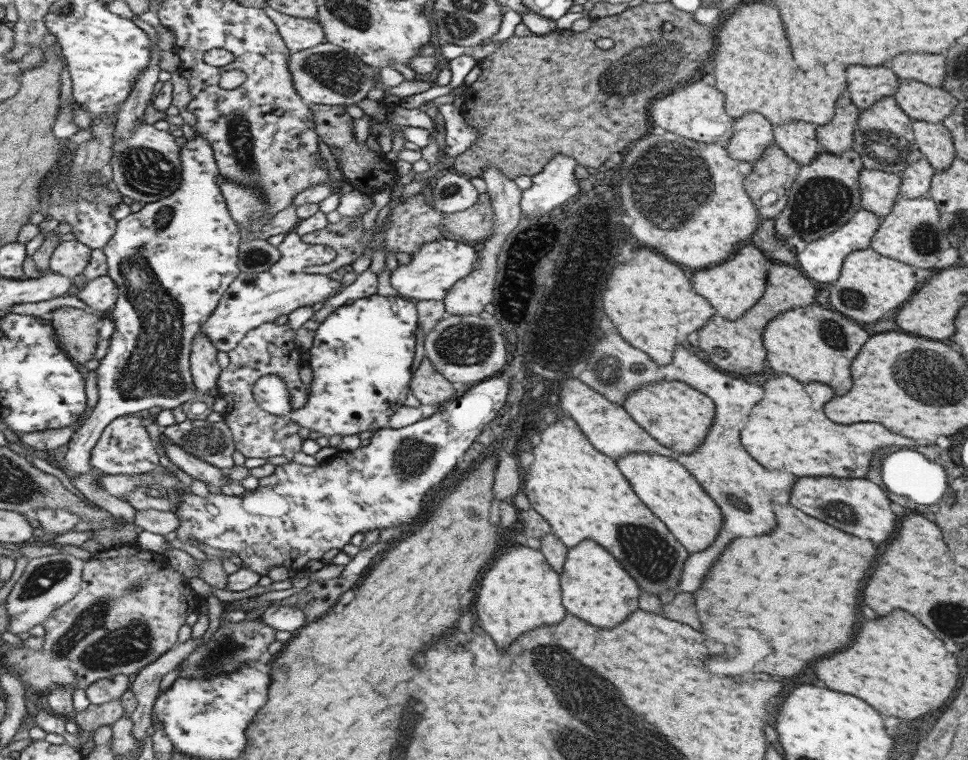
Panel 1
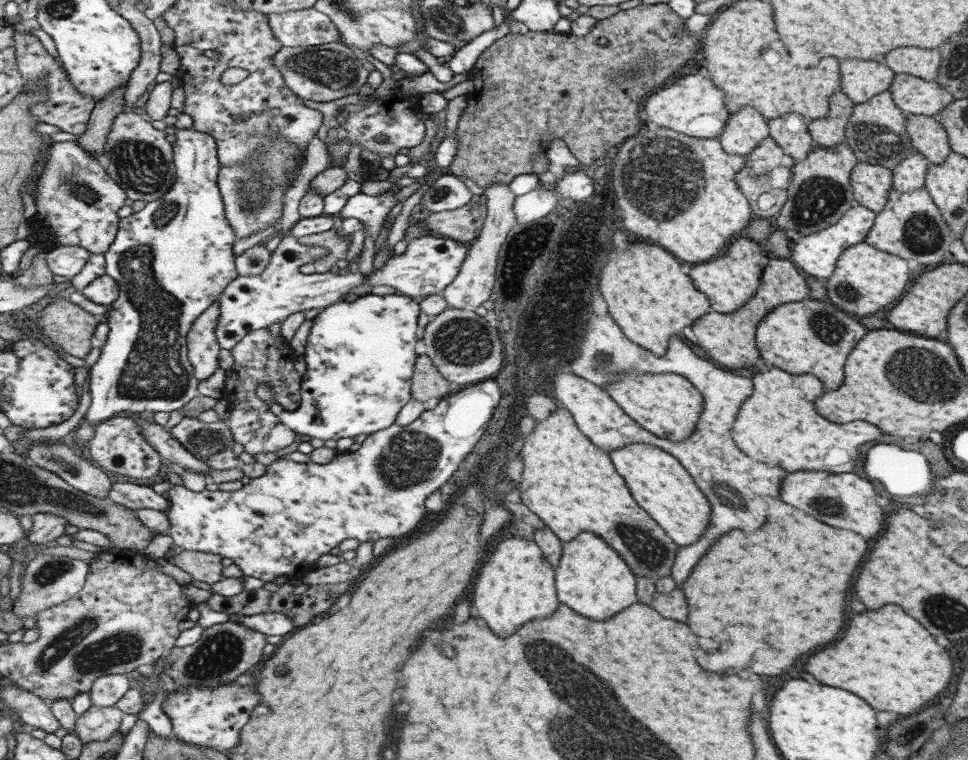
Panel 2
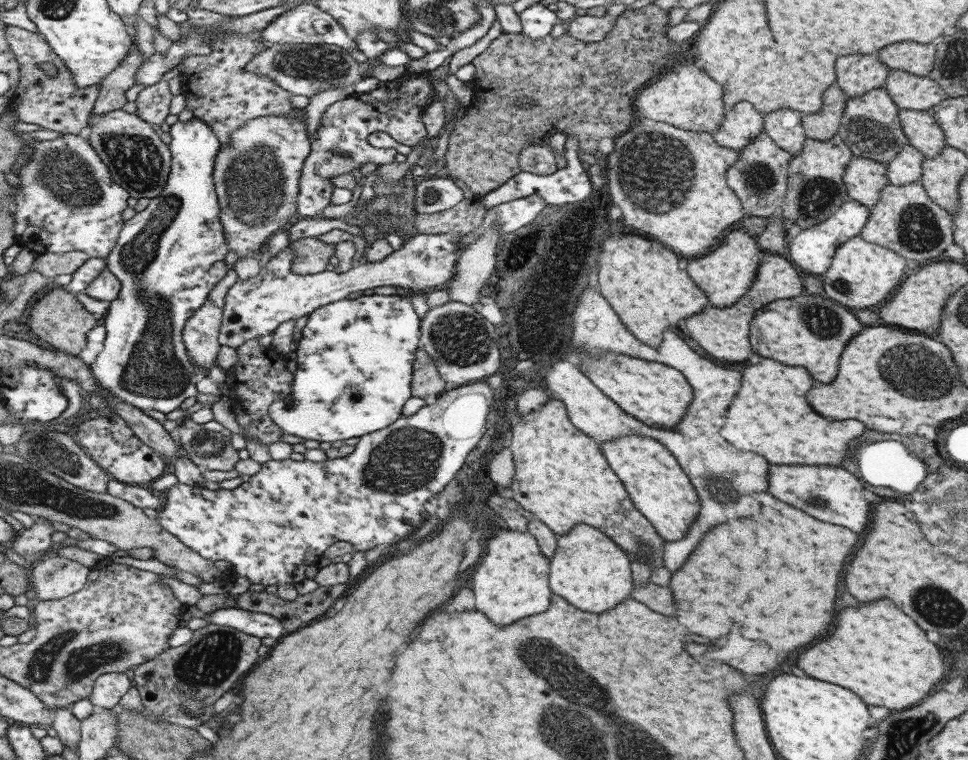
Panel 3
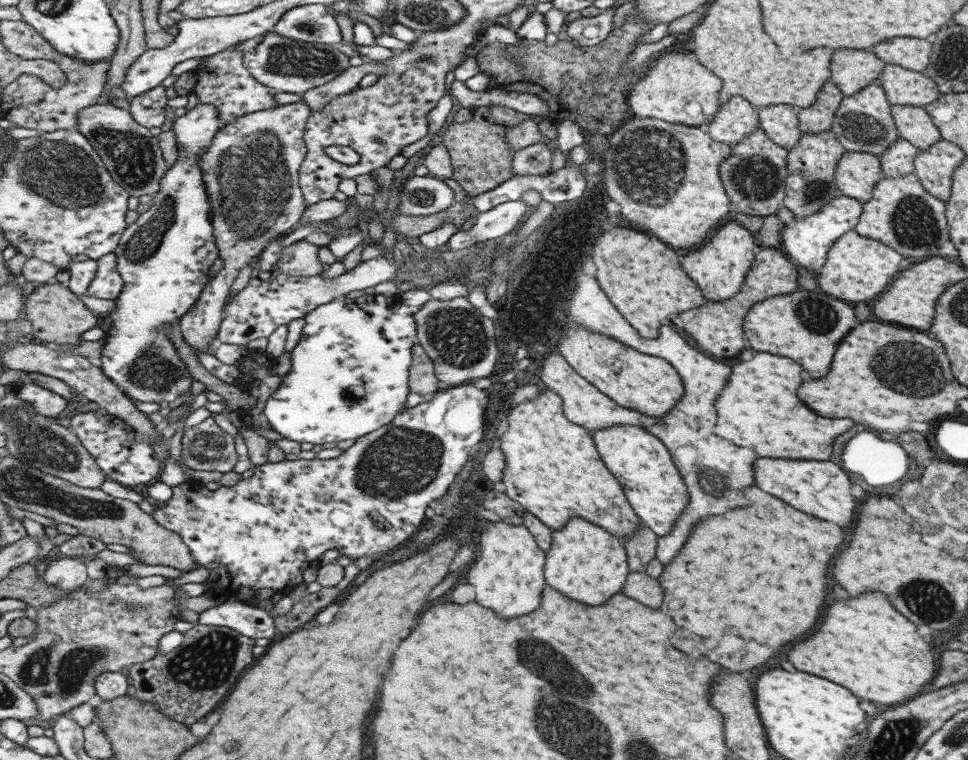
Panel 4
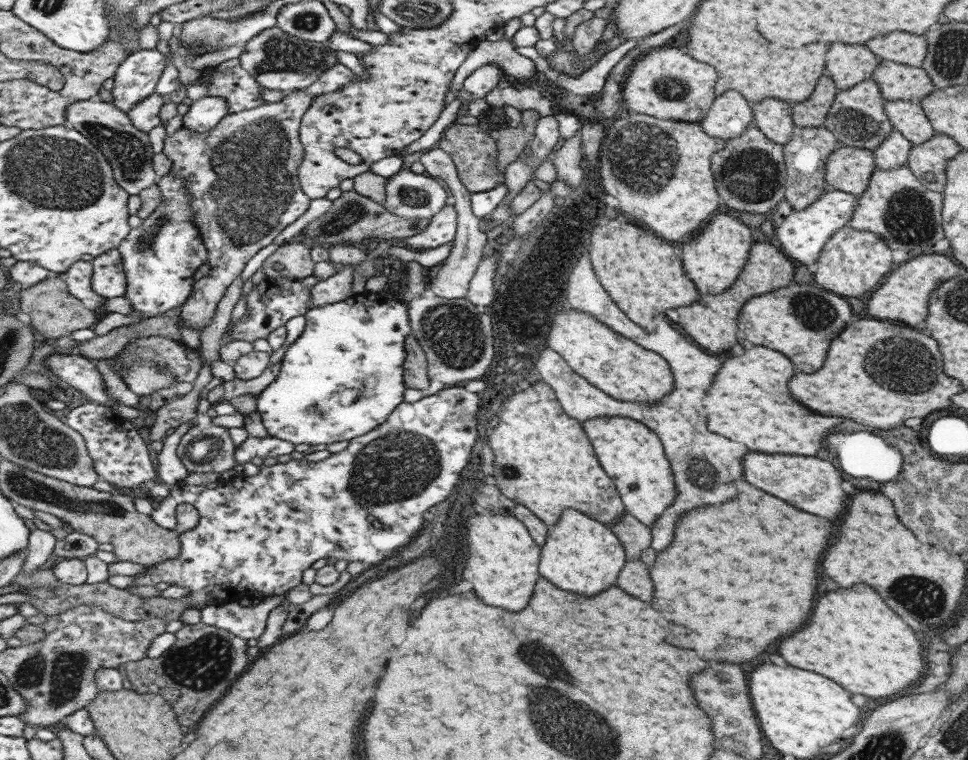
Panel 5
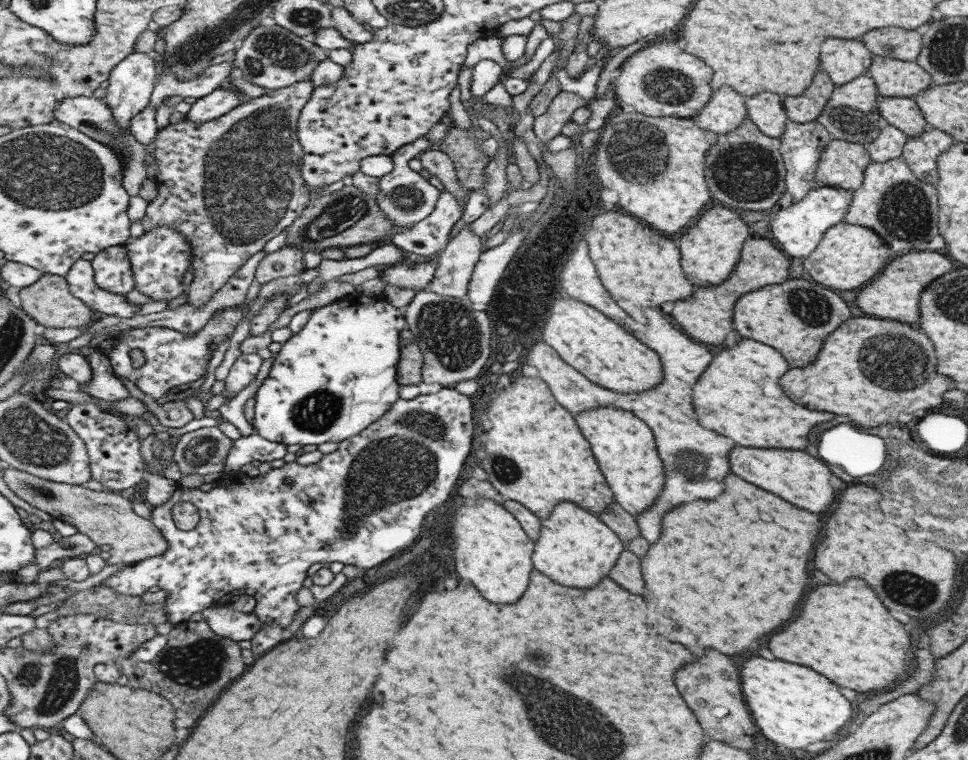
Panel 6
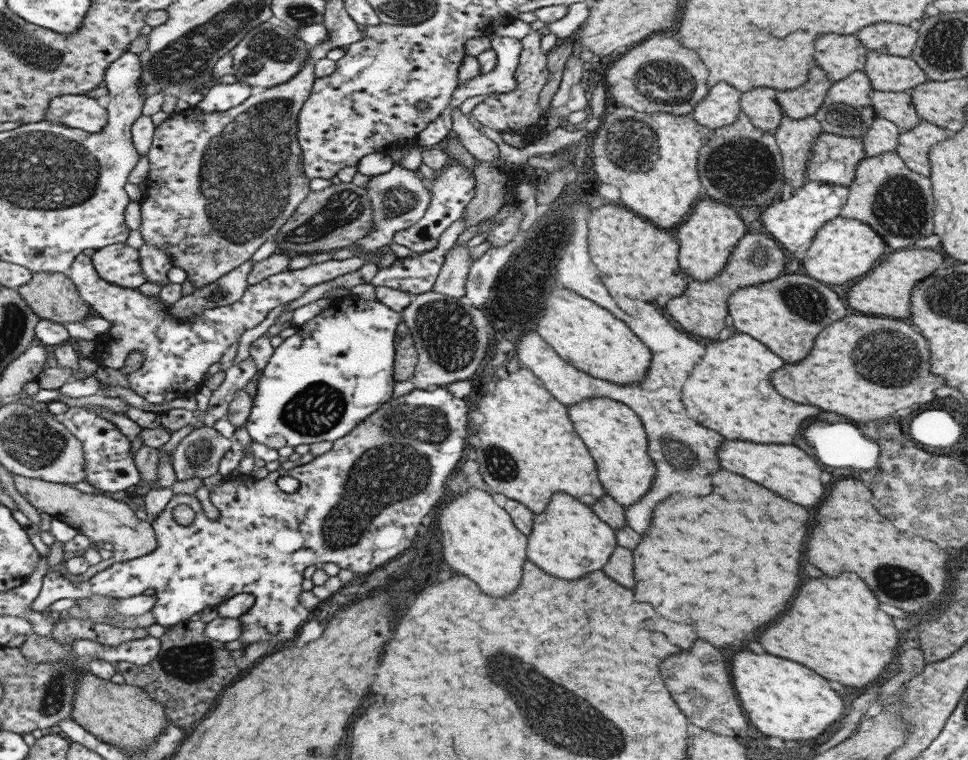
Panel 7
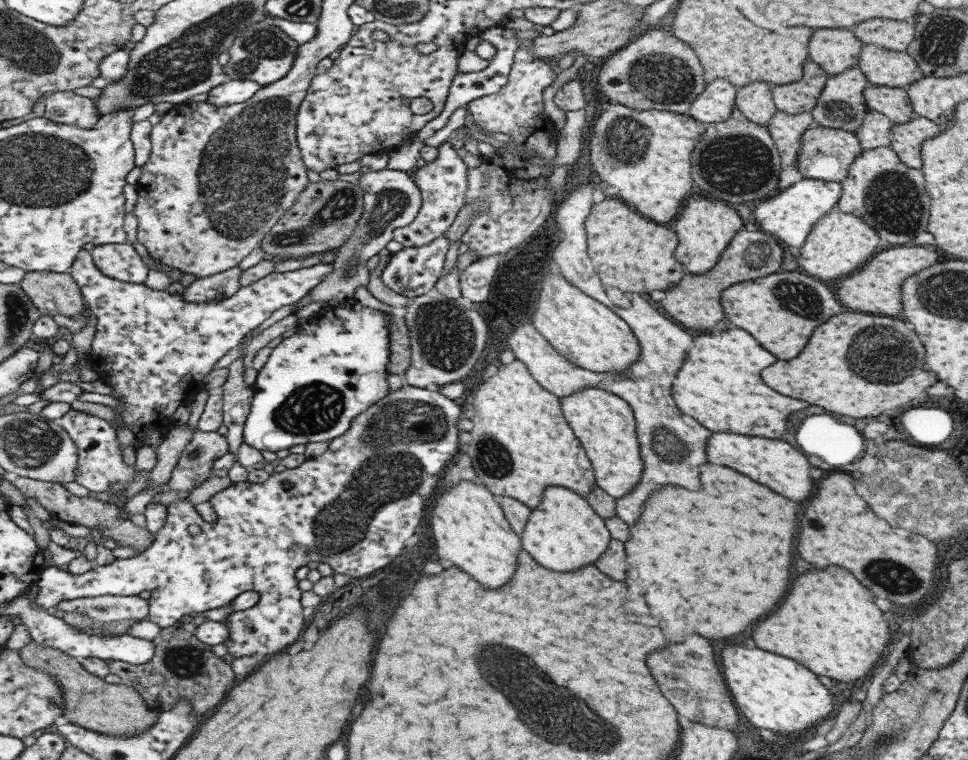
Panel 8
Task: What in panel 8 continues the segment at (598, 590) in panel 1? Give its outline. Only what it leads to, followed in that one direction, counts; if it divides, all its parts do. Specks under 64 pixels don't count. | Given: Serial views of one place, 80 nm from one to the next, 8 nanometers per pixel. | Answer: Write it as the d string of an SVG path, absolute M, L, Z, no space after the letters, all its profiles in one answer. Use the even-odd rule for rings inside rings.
M562 486L543 489L541 500L535 508L530 509L519 536L520 548L529 553L537 564L561 573L593 565L611 540L602 518L595 514L589 503Z

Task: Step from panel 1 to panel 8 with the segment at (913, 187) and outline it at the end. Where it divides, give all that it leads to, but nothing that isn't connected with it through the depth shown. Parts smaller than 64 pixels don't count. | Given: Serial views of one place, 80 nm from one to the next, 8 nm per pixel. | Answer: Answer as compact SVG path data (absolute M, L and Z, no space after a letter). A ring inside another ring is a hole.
M868 109L859 128L854 130L854 135L859 141L861 150L888 146L891 140L890 130L892 126L893 123L883 114Z

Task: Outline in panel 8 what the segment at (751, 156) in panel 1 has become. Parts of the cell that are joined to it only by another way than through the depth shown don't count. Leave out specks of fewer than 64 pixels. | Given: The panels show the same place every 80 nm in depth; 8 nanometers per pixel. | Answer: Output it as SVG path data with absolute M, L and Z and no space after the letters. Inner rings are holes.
M716 78L705 84L686 114L703 124L723 122L733 112L736 89L726 78Z

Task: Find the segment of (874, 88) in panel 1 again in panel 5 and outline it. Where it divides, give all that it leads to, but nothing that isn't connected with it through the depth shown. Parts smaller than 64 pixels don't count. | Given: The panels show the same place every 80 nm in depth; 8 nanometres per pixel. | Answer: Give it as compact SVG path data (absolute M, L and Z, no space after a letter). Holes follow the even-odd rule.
M833 42L825 52L825 73L837 90L848 89L855 83L869 79L879 58L864 44L839 44Z

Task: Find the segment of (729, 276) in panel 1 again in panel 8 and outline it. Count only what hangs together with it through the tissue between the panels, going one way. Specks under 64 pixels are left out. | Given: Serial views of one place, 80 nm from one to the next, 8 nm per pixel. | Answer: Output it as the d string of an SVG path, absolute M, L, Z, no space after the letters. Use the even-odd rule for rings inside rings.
M697 192L689 195L681 205L680 212L671 220L670 227L677 237L674 259L689 274L707 274L713 270L717 258L728 245L731 237L746 225L741 222L734 209L720 200L709 199Z

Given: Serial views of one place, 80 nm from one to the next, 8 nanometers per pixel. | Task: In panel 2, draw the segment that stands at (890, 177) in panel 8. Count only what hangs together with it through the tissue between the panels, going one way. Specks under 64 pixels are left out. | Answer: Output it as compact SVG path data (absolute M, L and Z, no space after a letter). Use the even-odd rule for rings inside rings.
M924 187L909 192L888 190L888 200L879 212L875 213L873 224L864 241L885 254L897 256L918 269L933 268L943 262L943 255L948 251L952 232L943 220L939 209L933 204Z

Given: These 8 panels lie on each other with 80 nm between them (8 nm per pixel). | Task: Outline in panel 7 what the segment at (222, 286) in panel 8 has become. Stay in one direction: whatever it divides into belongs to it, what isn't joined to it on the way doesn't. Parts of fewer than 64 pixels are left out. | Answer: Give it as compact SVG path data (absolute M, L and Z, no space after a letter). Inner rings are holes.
M249 260L239 268L231 270L229 274L219 278L215 284L195 289L192 294L181 297L170 306L169 316L173 320L193 320L204 310L237 302L247 294L247 288L251 286L248 280L251 272L253 272L253 262Z

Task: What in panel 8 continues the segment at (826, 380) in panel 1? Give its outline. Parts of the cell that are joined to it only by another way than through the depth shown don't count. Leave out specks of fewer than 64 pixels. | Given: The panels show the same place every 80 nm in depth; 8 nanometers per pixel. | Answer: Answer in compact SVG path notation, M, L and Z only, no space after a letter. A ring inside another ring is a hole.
M799 269L791 272L773 272L765 278L757 278L753 281L737 282L721 292L721 306L726 321L735 325L736 328L747 332L763 350L768 350L773 356L781 360L789 360L796 357L800 350L813 334L815 326L825 322L829 316L847 310L836 300L826 284L813 280L809 275L803 274Z

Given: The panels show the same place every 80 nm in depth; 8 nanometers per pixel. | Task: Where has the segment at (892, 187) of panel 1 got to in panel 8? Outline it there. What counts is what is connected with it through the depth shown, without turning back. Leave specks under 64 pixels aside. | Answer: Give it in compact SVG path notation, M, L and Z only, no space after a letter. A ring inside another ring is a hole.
M812 123L800 138L800 150L796 154L795 168L802 178L840 183L846 177L848 166L861 152L859 141L852 132L830 129Z

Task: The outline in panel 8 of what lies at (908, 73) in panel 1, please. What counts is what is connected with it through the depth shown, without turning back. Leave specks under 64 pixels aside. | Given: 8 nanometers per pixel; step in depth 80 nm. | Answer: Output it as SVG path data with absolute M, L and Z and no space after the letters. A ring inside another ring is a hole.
M872 18L858 22L851 28L862 44L874 44L887 50L905 51L913 38L912 21Z

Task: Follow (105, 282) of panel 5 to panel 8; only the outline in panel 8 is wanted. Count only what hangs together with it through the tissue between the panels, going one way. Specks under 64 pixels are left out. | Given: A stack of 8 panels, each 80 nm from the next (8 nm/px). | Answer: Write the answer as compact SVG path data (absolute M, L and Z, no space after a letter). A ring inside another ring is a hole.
M115 243L96 246L92 250L96 266L108 275L121 282L145 284L151 276L149 267L143 264L141 256L131 243Z

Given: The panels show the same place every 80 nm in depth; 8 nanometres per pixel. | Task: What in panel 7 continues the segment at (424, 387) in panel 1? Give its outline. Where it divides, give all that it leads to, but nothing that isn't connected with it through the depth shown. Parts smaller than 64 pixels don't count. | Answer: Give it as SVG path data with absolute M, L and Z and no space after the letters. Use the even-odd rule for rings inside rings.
M404 322L397 324L393 337L394 361L392 377L394 381L410 380L413 369L417 362L417 352L412 343L411 335L408 333Z

